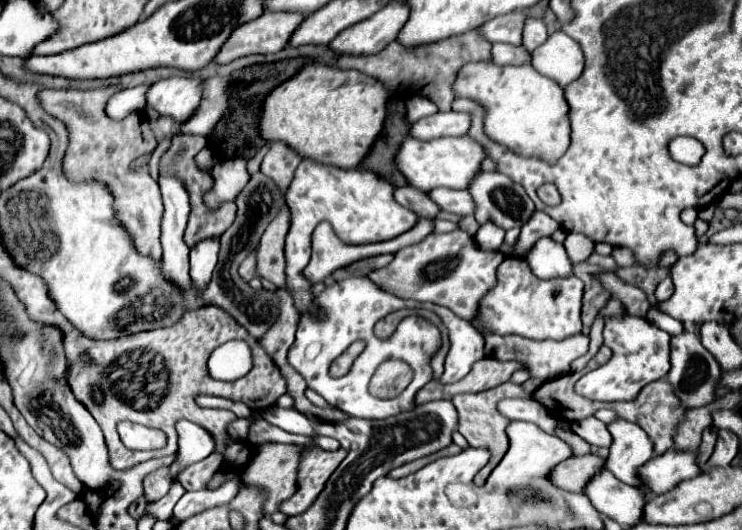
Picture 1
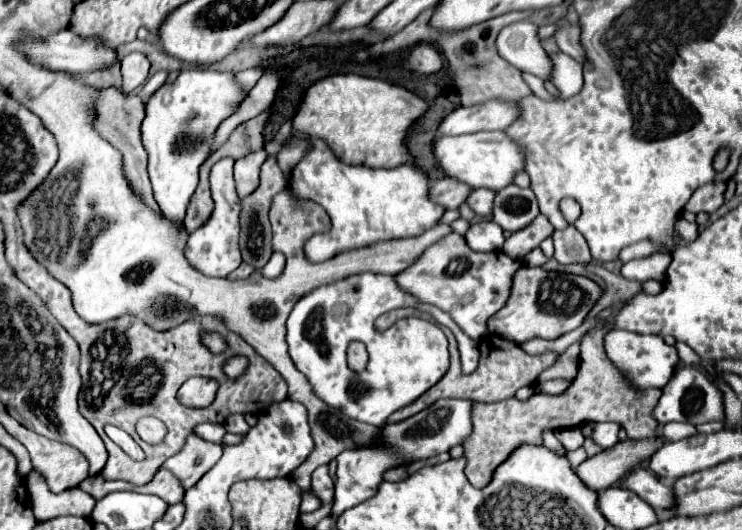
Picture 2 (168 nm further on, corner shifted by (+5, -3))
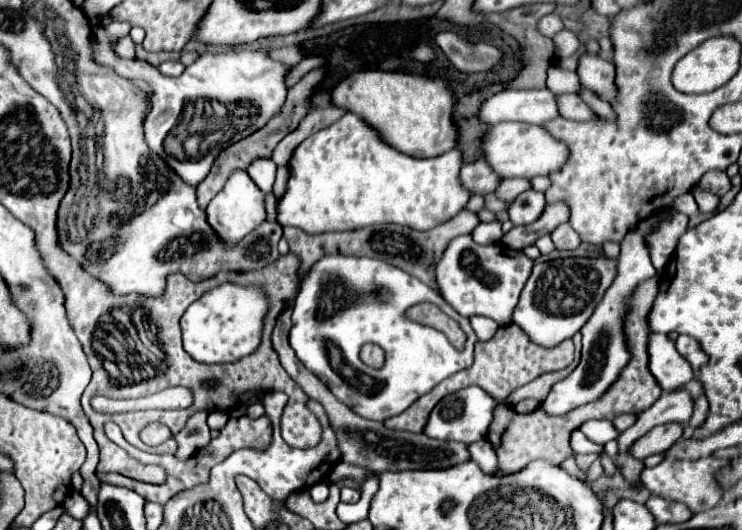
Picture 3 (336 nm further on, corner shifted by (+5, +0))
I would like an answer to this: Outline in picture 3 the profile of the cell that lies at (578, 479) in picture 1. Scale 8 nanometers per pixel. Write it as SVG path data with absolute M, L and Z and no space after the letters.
M664 423L660 427L654 427L644 437L640 437L636 445L632 445L632 455L636 459L642 459L648 455L666 453L668 447L672 447L682 437L682 431L684 425L680 423Z

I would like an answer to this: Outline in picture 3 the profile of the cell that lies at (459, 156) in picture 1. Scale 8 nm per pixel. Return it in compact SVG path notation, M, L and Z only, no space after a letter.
M508 121L490 127L482 139L482 149L486 161L500 173L500 177L548 176L562 169L570 157L570 149L564 141L552 137L542 125L528 125L518 121Z

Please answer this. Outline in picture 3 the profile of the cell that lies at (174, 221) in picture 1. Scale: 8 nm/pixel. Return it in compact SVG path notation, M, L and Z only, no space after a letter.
M114 21L108 27L96 25L96 29L92 31L94 57L100 61L100 65L112 65L119 75L130 80L144 80L152 87L152 91L154 91L152 111L146 119L148 145L152 151L156 151L160 157L164 157L168 161L168 165L172 165L172 169L176 169L176 173L180 173L180 177L184 177L184 181L192 181L192 185L198 185L208 175L214 159L220 153L220 149L216 148L212 153L208 153L208 157L202 157L198 161L192 161L192 159L178 161L168 153L164 153L164 137L172 131L172 127L176 127L176 121L180 117L180 109L184 107L186 99L210 95L210 97L216 97L218 101L252 101L252 105L256 105L258 113L252 115L254 125L250 125L250 129L246 129L244 133L237 133L232 141L228 141L228 146L240 141L257 129L262 129L274 115L278 115L282 111L282 105L284 105L286 93L288 93L286 77L288 77L292 65L284 65L282 61L272 59L266 51L240 49L240 51L226 51L226 53L204 53L196 63L186 67L186 71L180 77L166 77L166 75L160 75L156 67L152 67L144 61L124 59L112 51L110 43L114 43L118 37L128 35L130 29L132 29L132 25L128 21Z

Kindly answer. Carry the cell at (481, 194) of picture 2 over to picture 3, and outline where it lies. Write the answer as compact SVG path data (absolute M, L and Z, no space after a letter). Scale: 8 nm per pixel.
M512 177L512 179L504 179L504 181L500 183L500 189L496 189L496 195L498 195L500 199L504 199L506 203L510 203L510 201L514 201L520 193L524 193L524 191L528 191L528 189L532 189L530 179Z

